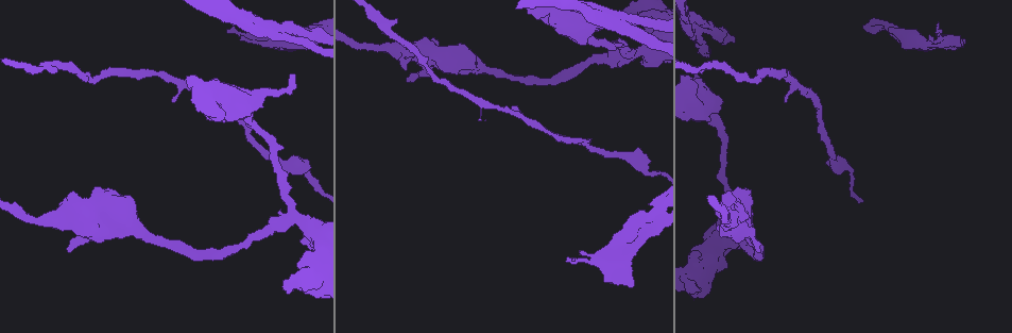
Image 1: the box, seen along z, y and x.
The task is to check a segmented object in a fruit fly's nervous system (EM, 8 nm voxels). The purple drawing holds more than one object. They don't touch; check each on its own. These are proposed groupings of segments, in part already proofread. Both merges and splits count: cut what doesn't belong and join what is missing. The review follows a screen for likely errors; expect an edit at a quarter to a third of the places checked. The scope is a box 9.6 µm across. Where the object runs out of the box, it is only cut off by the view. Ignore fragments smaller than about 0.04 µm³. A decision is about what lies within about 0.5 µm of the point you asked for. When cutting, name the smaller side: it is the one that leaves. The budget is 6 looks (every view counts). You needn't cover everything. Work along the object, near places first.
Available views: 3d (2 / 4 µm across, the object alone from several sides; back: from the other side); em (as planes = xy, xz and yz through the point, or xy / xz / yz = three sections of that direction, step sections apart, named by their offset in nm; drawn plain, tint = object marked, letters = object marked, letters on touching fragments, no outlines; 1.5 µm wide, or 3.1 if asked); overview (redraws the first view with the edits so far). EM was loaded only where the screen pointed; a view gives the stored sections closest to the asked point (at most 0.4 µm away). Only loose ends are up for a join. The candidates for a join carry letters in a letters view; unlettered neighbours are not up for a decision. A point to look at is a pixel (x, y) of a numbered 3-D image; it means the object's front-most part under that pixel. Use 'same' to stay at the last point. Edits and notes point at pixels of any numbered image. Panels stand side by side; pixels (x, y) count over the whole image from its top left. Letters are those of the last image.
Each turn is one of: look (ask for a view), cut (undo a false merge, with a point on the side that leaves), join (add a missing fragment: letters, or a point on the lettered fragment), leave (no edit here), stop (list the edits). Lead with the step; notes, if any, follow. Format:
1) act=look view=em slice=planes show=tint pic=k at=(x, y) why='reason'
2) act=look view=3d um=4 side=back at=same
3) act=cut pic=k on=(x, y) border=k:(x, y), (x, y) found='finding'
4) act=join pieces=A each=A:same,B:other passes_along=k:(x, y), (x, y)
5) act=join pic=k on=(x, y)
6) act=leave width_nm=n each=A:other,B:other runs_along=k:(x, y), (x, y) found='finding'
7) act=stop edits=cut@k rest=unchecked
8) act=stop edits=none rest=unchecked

act=look view=3d um=2 pic=1 at=(514, 108) why='an open end'

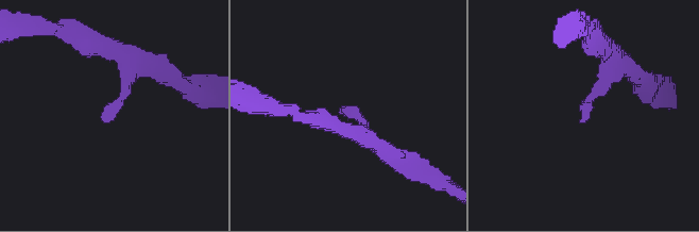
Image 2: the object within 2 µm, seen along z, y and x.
act=look view=em slice=planes show=letters pic=2 at=(102, 118) why='shape alone is not enough'

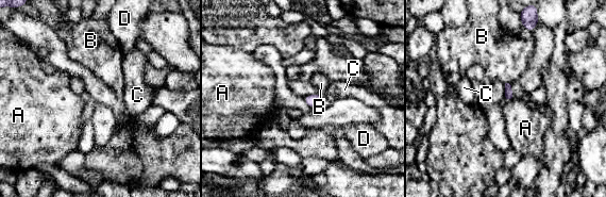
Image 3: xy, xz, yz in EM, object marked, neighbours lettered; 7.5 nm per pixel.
act=leave each=A:other,B:other,C:other,D:other found='no lettered fragment goes on from it'

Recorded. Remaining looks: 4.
act=look view=em slice=planes show=tint pic=1 at=(698, 291) why='branch stops here'

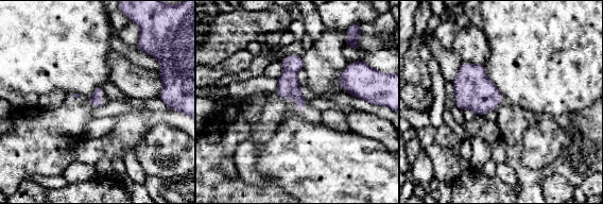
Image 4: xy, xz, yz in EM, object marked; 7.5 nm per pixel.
act=look view=em slice=planes show=letters at=same why='what lies round it'

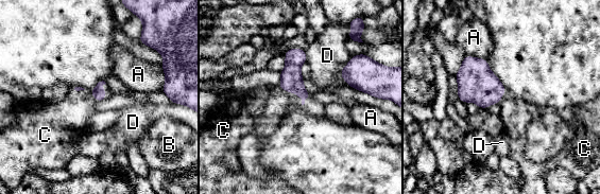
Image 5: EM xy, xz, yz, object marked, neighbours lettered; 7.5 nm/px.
act=join pieces=C each=A:other,B:other,C:same,D:other passes_along=5:(291, 80), (293, 92), (278, 103) found='the neuron continues'

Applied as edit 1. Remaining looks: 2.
act=stop edits=join@5 rest=unchecked

